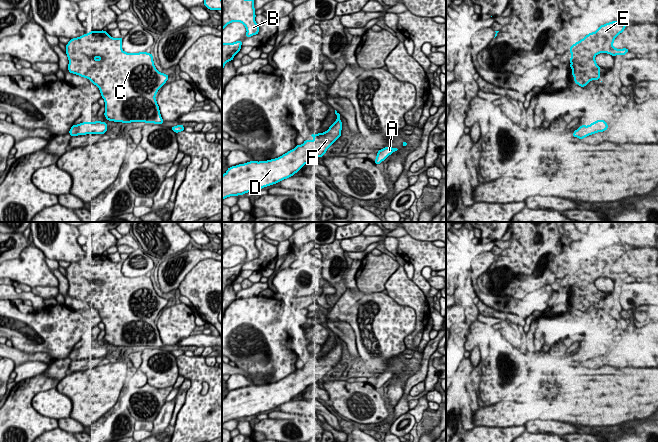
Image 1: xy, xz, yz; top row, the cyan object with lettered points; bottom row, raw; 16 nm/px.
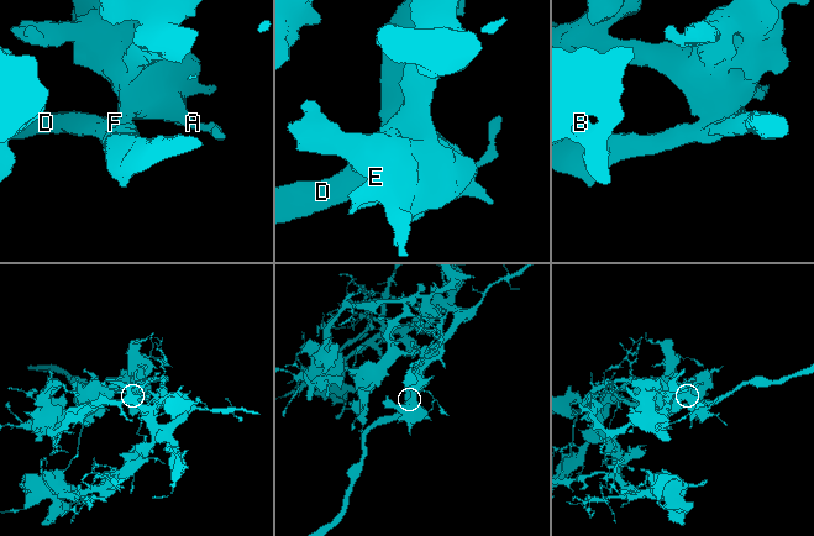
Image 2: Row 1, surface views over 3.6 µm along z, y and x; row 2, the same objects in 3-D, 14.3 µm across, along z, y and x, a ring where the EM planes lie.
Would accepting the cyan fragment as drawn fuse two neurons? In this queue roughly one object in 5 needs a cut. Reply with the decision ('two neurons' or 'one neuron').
one neuron

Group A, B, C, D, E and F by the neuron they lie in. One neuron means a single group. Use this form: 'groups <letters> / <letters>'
groups A B C D E F

